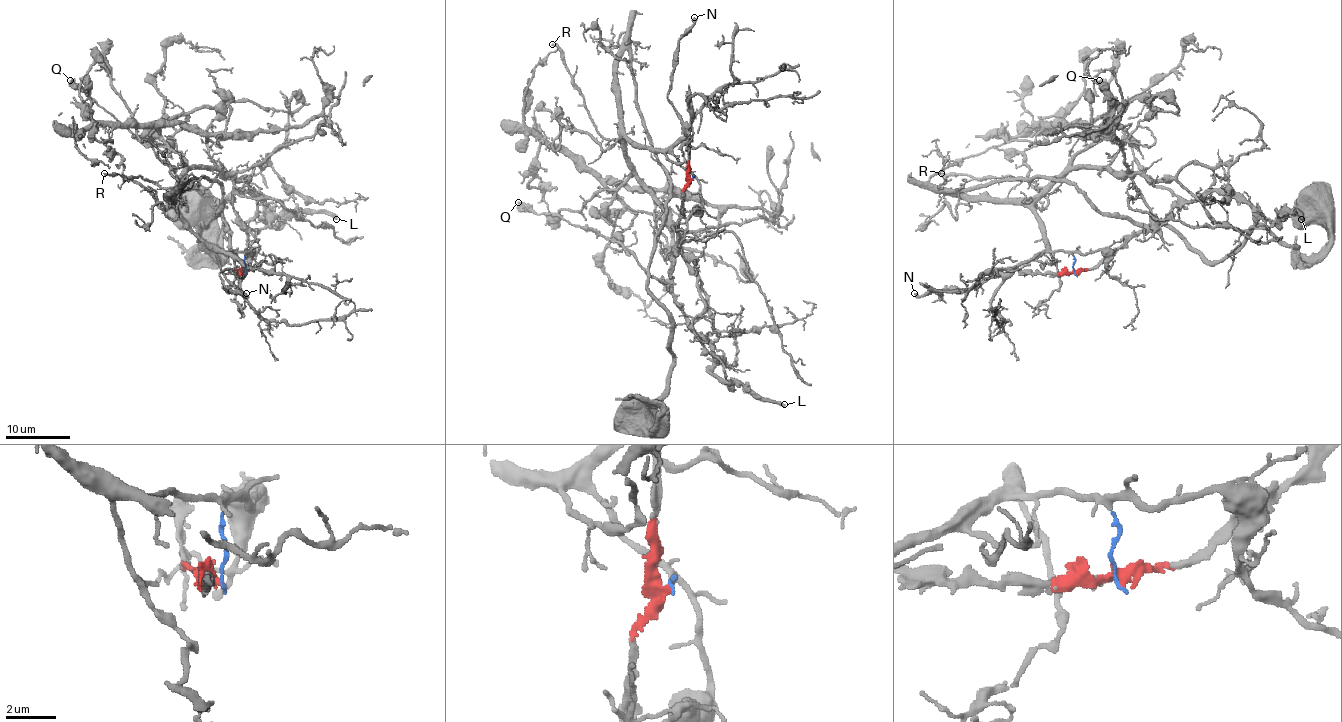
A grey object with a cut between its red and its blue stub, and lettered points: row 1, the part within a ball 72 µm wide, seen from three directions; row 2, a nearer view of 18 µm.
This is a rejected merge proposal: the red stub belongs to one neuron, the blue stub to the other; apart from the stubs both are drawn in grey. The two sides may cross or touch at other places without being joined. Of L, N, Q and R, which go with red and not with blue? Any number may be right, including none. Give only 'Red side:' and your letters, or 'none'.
Red side: L, N, Q

